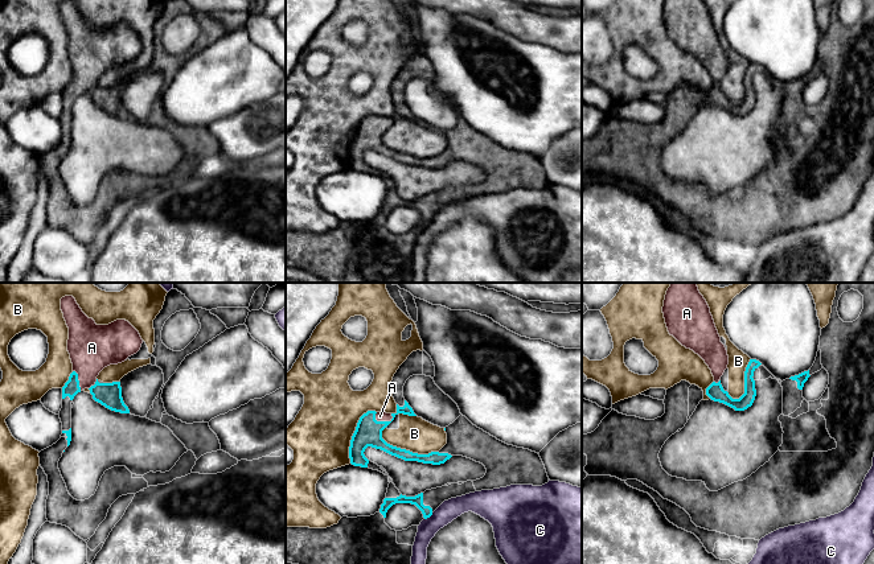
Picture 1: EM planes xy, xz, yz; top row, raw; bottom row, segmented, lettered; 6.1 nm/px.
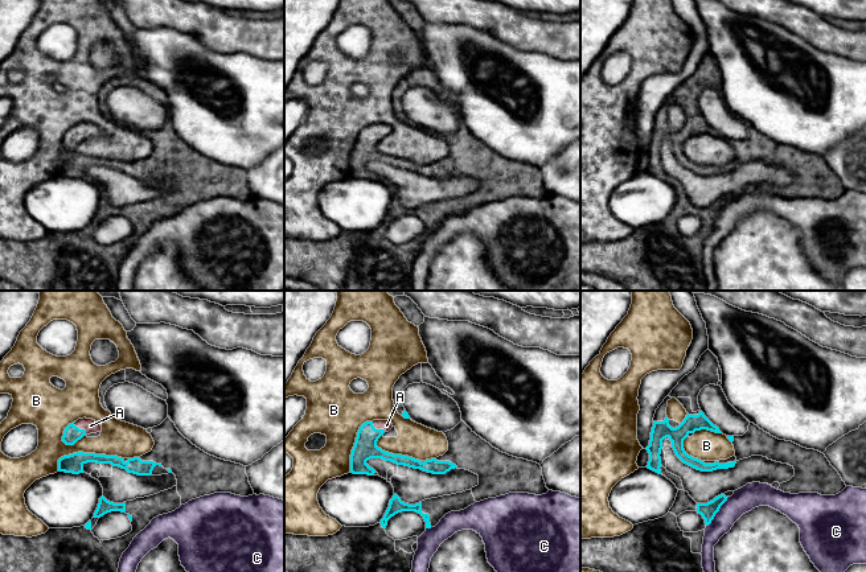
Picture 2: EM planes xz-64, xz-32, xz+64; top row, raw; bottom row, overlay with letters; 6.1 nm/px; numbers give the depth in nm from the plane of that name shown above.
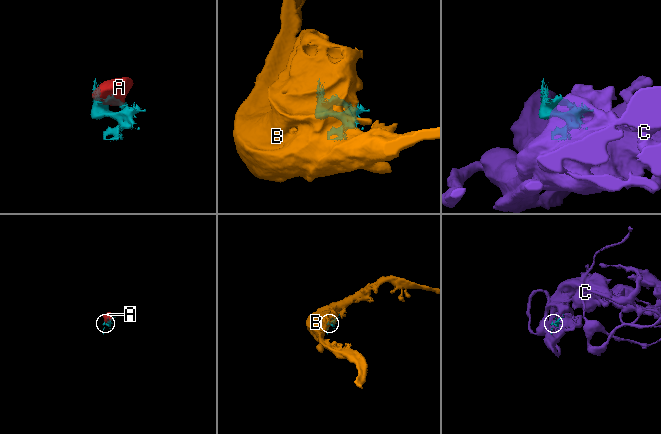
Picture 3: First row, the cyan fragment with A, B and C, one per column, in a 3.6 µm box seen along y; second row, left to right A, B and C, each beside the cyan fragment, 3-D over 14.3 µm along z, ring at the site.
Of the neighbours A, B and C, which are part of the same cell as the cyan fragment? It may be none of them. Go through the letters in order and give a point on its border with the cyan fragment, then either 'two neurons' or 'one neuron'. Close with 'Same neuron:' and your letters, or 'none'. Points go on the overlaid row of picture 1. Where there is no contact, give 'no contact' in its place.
A: xz (382, 422) | one neuron
B: xz (407, 451) | two neurons
C: xz (429, 517) | two neurons
Same neuron: A

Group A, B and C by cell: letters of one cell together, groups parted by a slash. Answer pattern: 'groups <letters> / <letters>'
groups A / B / C

